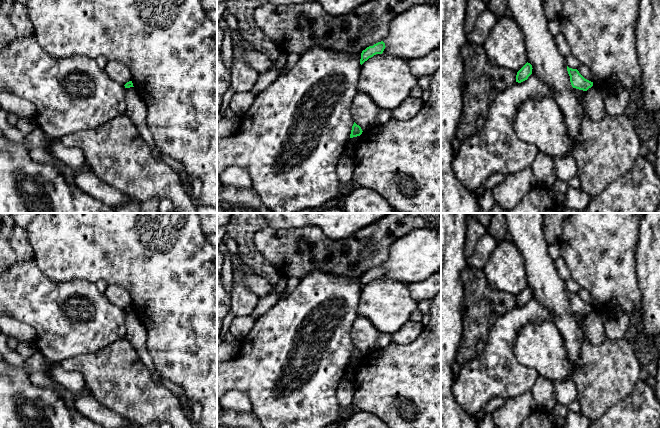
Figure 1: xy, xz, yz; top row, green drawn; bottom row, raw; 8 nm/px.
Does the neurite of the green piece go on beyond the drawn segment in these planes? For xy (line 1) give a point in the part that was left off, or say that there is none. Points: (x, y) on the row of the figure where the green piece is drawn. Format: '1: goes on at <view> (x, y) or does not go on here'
1: does not go on here

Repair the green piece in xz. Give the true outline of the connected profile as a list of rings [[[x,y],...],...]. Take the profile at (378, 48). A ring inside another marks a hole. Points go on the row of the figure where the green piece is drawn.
[[[383,41],[374,44],[373,46],[367,47],[361,53],[360,64],[362,65],[369,58],[373,57],[376,54],[382,54],[385,49],[385,43]]]

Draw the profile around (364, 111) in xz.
[[[357,92],[352,105],[351,116],[363,132],[376,126],[375,121],[380,108],[364,93]]]

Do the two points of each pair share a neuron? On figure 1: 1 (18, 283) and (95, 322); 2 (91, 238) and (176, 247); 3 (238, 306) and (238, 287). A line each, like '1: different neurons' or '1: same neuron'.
1: same neuron
2: same neuron
3: same neuron

